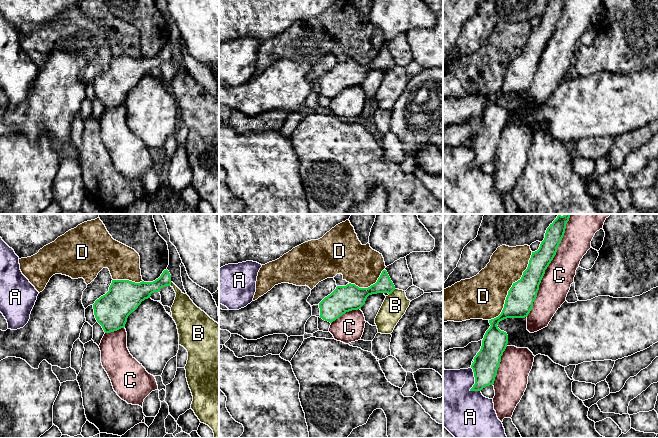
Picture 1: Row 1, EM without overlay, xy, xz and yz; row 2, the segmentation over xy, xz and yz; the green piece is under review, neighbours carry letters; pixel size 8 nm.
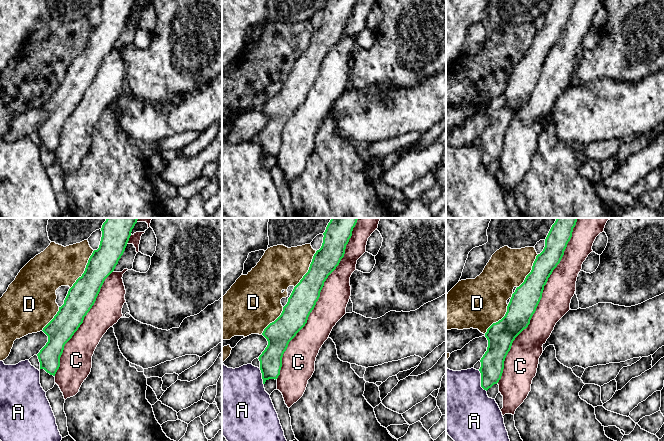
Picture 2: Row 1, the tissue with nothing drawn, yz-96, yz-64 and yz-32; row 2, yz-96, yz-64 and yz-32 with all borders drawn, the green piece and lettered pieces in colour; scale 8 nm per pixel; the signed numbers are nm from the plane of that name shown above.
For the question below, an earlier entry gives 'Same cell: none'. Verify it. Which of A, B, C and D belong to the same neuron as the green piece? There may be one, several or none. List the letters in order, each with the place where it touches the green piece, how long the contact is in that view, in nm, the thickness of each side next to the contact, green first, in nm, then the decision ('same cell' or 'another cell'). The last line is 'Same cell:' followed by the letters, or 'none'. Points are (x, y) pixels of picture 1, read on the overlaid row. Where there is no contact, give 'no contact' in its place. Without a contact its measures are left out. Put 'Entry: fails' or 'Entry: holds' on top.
Entry: holds
A: meets green in yz at (475, 383); contact 220 nm long; 200 nm thick on the green side, 380 nm on the other; another cell
B: meets green in xz at (392, 291); contact 70 nm long; 130 nm thick on the green side, 190 nm on the other; another cell
C: meets green in yz at (548, 265); contact 900 nm long; 180 nm thick on the green side, 240 nm on the other; another cell
D: meets green in yz at (510, 288); contact 650 nm long; 220 nm thick on the green side, 360 nm on the other; another cell
Same cell: none

